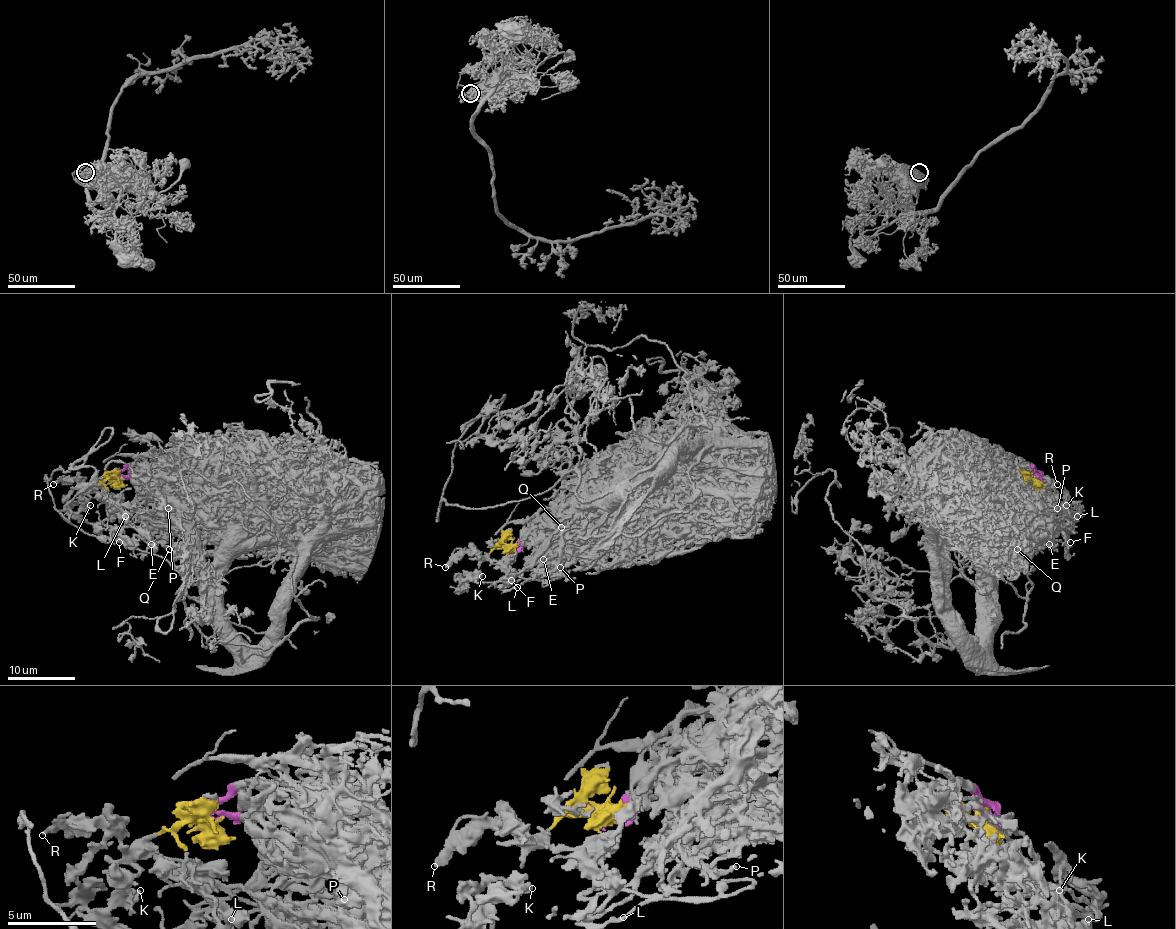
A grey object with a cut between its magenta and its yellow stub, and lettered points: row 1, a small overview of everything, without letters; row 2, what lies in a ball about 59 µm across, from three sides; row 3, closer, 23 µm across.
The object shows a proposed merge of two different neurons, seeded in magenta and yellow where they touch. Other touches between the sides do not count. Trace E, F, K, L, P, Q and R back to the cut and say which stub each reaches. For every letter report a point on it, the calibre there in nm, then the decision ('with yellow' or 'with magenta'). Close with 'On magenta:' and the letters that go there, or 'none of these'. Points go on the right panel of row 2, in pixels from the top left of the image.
E: (1049, 544) | 200 nm | with magenta
F: (1070, 542) | 200 nm | with yellow
K: (1066, 505) | 320 nm | with yellow
L: (1077, 516) | 200 nm | with yellow
P: (1057, 508) | 240 nm | with magenta
Q: (1017, 549) | 320 nm | with magenta
R: (1057, 484) | 320 nm | with yellow
On magenta: E, P, Q

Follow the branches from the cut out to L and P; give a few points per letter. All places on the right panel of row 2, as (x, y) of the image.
L: (1036, 474), (1036, 479), (1046, 486), (1064, 509), (1076, 516)
P: (1036, 474), (1027, 479), (1053, 496), (1059, 504), (1058, 508)

